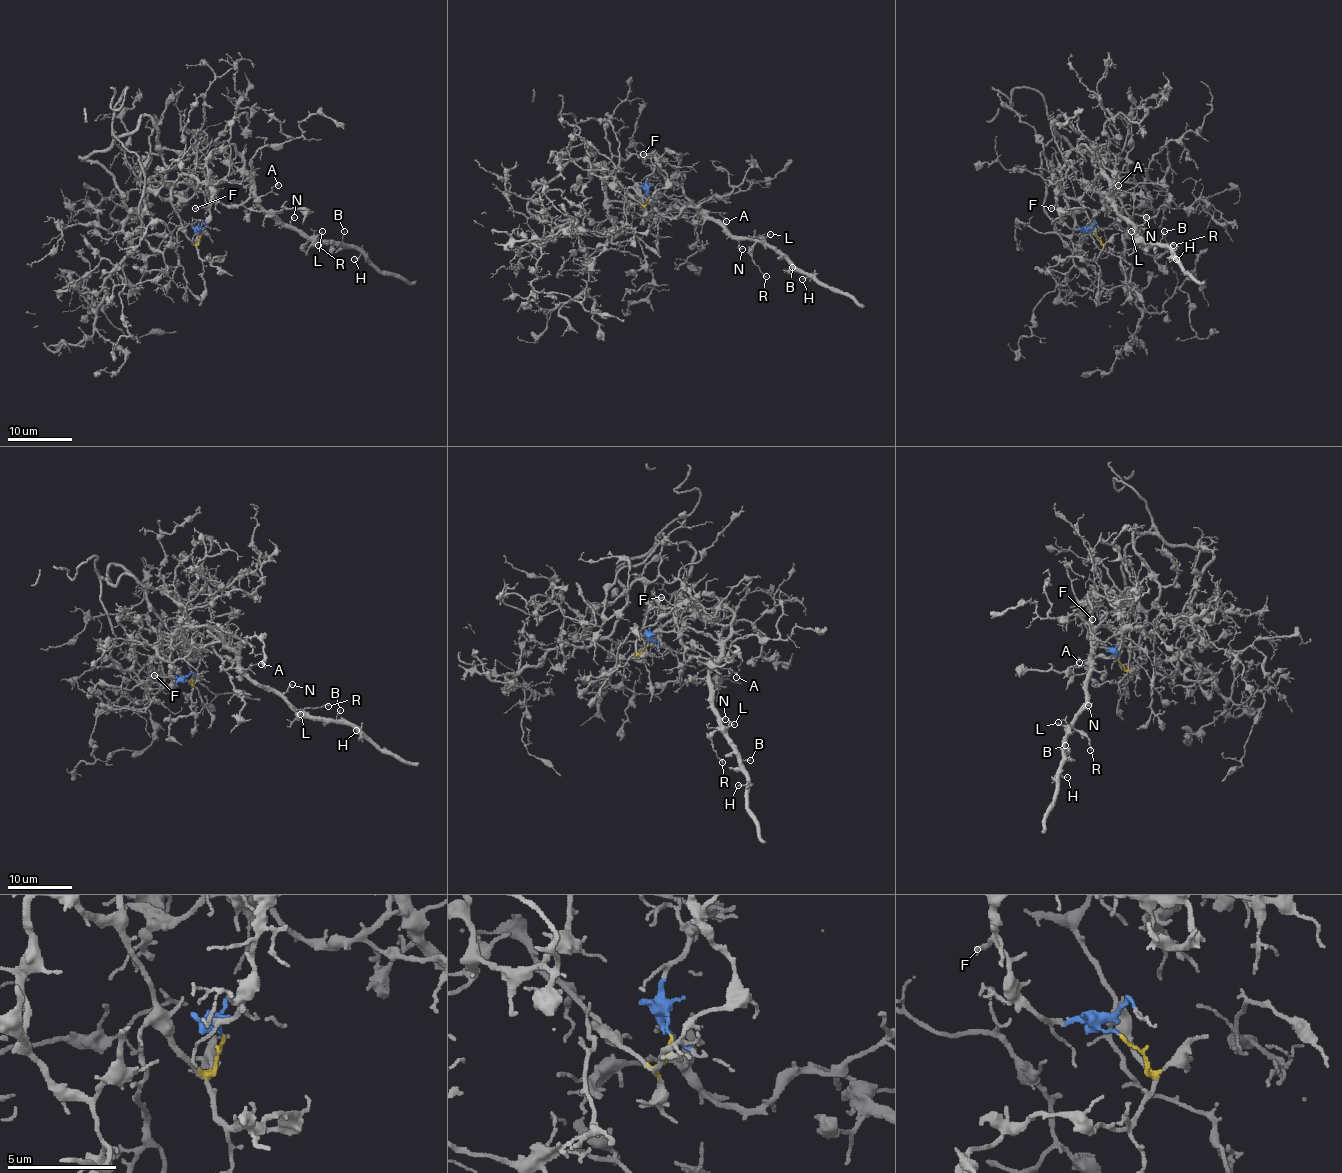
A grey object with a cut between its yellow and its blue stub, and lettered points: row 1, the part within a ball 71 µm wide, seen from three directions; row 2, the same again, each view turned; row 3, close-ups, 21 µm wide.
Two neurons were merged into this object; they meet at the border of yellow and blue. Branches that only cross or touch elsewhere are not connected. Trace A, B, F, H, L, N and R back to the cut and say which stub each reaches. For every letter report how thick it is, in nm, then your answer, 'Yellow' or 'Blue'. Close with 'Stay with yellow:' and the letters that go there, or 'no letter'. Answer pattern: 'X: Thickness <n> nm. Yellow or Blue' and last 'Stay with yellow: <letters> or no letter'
A: Thickness 150 nm. Blue
B: Thickness 120 nm. Blue
F: Thickness 160 nm. Blue
H: Thickness 120 nm. Blue
L: Thickness 140 nm. Blue
N: Thickness 130 nm. Blue
R: Thickness 180 nm. Blue
Stay with yellow: no letter

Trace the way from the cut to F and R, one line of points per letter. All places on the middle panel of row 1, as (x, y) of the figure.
F: (649, 196), (647, 178), (657, 159), (642, 154)
R: (649, 196), (647, 178), (660, 159), (655, 169), (702, 212), (732, 235), (750, 236), (752, 261), (766, 277)

